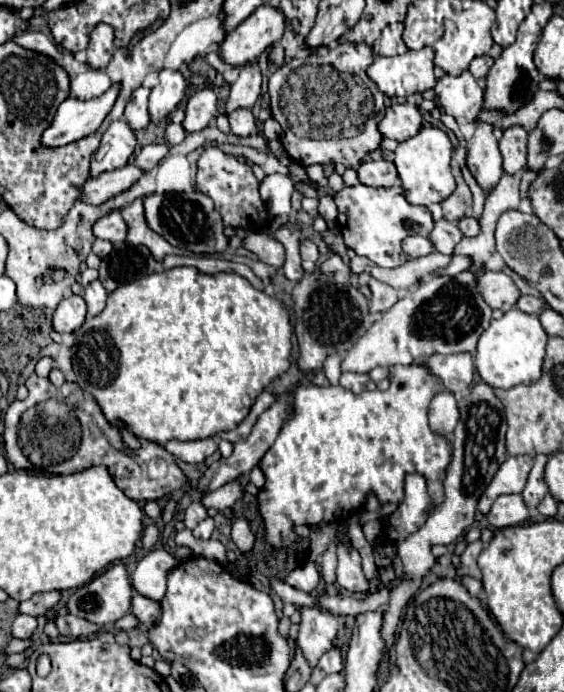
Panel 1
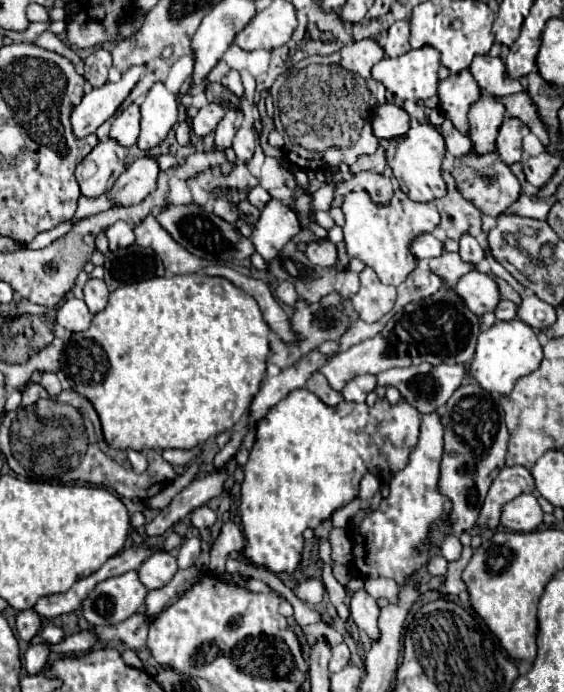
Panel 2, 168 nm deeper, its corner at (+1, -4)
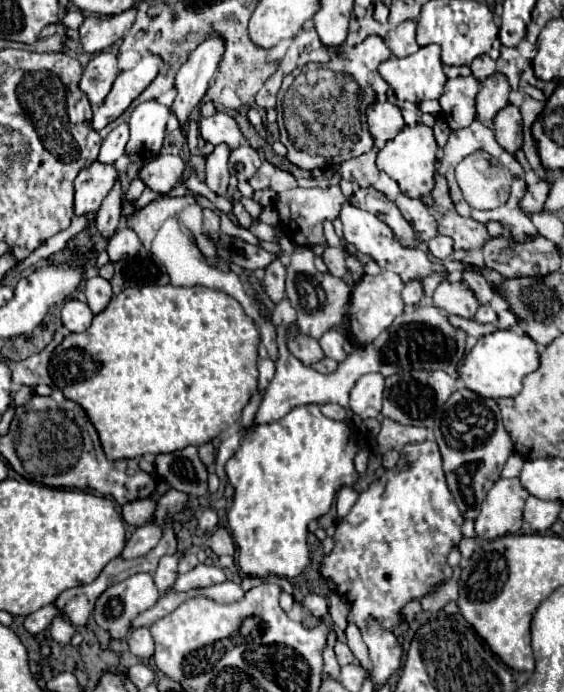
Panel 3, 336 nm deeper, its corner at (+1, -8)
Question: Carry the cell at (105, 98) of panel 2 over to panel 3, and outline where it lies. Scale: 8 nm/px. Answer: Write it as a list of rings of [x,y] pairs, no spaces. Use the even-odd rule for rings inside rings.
[[[149,53],[149,55],[143,55],[143,59],[133,69],[121,71],[105,103],[97,107],[93,113],[93,121],[91,121],[93,129],[101,131],[105,125],[115,121],[141,95],[141,91],[157,77],[161,63],[163,59],[159,55]]]

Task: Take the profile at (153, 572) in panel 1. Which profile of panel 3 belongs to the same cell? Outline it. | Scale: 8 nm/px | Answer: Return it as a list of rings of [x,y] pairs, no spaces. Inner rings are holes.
[[[175,555],[161,557],[159,567],[157,567],[153,579],[155,579],[157,589],[159,589],[161,593],[167,593],[169,587],[173,587],[175,579],[177,579],[177,557],[175,557]]]

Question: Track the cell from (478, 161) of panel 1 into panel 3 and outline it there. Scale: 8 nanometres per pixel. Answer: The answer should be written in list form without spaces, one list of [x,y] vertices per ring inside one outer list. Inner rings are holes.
[[[493,73],[489,79],[481,83],[481,91],[477,95],[477,119],[479,121],[491,121],[499,109],[503,109],[509,99],[511,87],[507,83],[507,77],[503,73]]]

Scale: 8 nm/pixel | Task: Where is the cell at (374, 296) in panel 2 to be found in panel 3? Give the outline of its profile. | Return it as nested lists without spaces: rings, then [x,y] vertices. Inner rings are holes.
[[[383,271],[379,275],[363,275],[361,281],[355,285],[353,299],[351,299],[351,311],[349,311],[349,333],[357,347],[373,343],[377,335],[389,329],[393,319],[403,313],[403,307],[405,307],[401,299],[403,285],[405,283],[401,281],[401,277],[389,271]]]

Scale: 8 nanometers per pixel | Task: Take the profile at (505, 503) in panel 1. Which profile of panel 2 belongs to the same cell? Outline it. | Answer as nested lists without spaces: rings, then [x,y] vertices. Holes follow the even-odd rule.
[[[519,495],[503,505],[501,527],[511,531],[533,531],[543,523],[543,511],[535,495]]]

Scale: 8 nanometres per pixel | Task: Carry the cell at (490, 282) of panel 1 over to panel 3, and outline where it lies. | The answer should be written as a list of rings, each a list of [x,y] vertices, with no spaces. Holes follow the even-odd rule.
[[[441,281],[431,301],[439,311],[445,311],[447,315],[453,313],[465,319],[471,319],[479,307],[479,301],[469,287],[461,283],[451,283],[451,281]]]

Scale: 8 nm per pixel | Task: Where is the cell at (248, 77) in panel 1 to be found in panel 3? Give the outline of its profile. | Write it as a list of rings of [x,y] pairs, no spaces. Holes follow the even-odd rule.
[[[217,145],[215,151],[207,157],[205,185],[207,185],[213,193],[217,193],[217,195],[225,195],[225,193],[227,193],[227,185],[229,185],[227,159],[229,159],[229,149],[227,149],[227,145]]]

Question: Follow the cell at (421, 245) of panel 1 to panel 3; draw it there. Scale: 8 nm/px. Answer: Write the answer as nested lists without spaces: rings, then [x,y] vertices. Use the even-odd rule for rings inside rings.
[[[437,235],[435,239],[431,239],[431,241],[427,243],[427,247],[429,247],[429,251],[431,251],[437,259],[447,259],[447,257],[451,257],[451,253],[453,253],[453,239],[449,239],[449,237],[445,237],[445,235]]]

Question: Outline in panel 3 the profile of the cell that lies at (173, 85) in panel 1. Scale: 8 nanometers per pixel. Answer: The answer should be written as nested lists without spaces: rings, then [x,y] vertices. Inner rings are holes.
[[[145,101],[137,105],[127,121],[131,137],[125,153],[139,157],[143,163],[157,157],[165,139],[165,125],[169,115],[169,109],[157,101]]]

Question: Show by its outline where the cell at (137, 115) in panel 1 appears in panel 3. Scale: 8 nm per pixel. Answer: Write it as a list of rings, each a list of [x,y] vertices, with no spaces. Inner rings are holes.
[[[121,123],[117,129],[113,129],[103,145],[101,145],[101,151],[99,151],[99,161],[101,163],[115,163],[121,155],[125,155],[125,145],[129,141],[129,127],[127,123]]]

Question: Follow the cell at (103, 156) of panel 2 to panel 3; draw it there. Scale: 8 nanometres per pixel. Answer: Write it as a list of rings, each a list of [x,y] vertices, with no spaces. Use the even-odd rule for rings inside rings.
[[[95,161],[91,167],[81,169],[75,179],[75,215],[97,213],[101,201],[113,189],[117,179],[117,169],[113,165],[105,165]]]

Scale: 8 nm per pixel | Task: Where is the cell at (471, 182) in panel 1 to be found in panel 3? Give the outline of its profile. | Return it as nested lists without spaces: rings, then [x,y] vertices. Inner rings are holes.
[[[509,309],[499,311],[499,313],[497,313],[497,321],[499,321],[499,327],[501,327],[501,329],[513,329],[513,327],[517,325],[517,319],[515,319],[515,315],[513,315]]]

